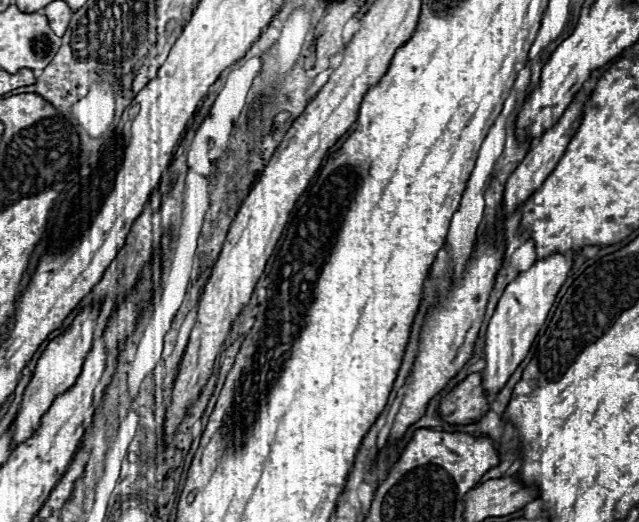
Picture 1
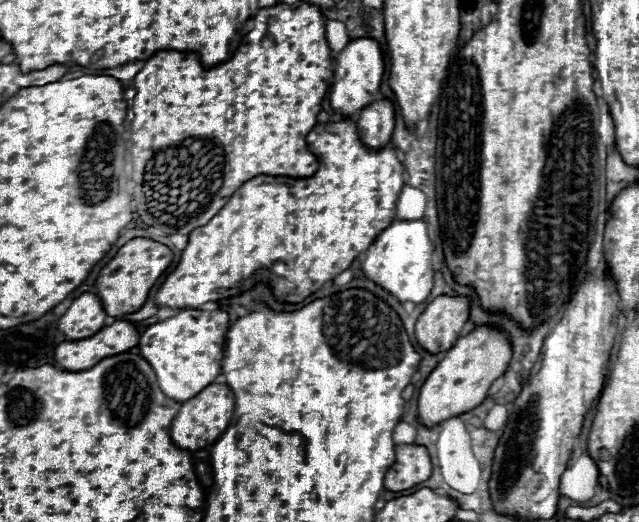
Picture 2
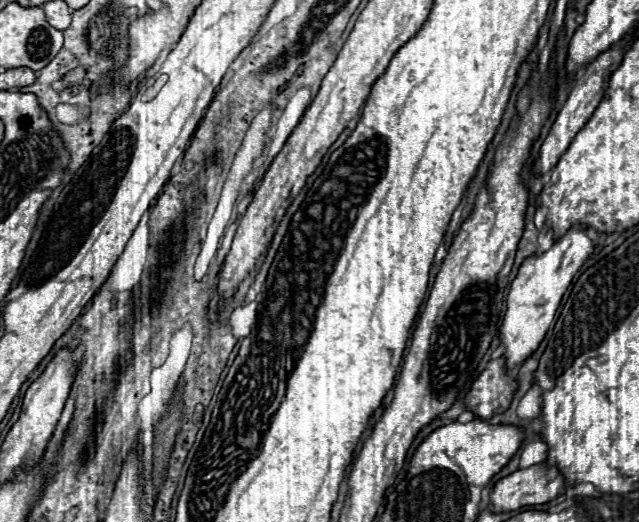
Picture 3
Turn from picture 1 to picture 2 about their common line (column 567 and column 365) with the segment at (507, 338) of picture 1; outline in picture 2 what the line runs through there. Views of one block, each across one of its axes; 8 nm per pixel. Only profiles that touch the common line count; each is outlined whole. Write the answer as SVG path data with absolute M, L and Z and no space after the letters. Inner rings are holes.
M394 220L378 238L376 242L362 254L362 272L368 280L376 286L398 298L400 302L424 302L434 284L434 270L432 270L432 254L434 244L428 238L426 222L422 220Z

